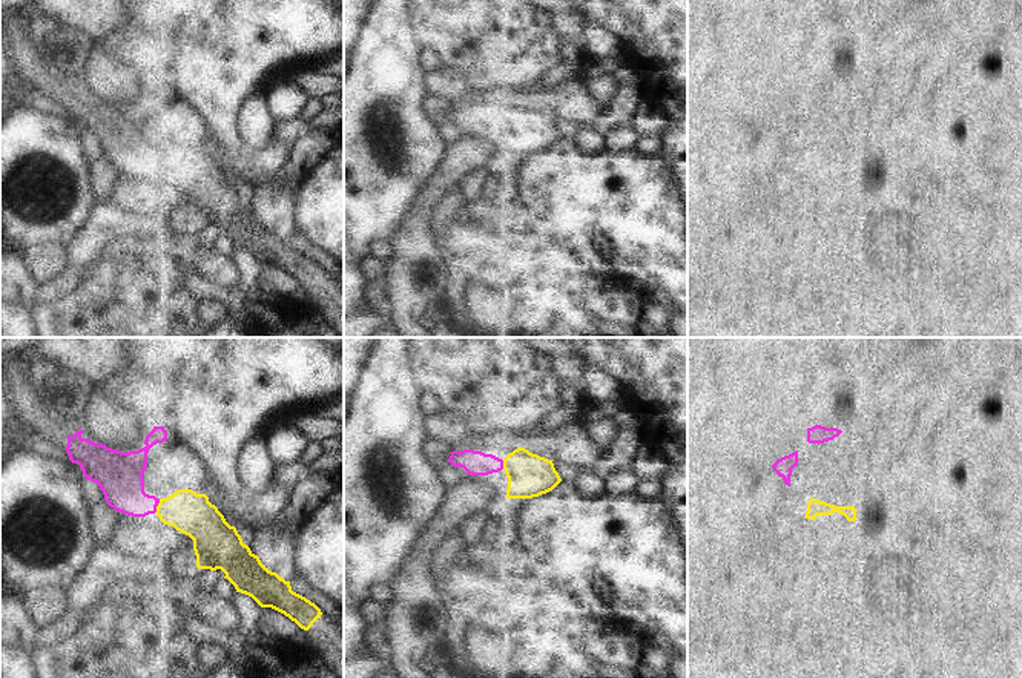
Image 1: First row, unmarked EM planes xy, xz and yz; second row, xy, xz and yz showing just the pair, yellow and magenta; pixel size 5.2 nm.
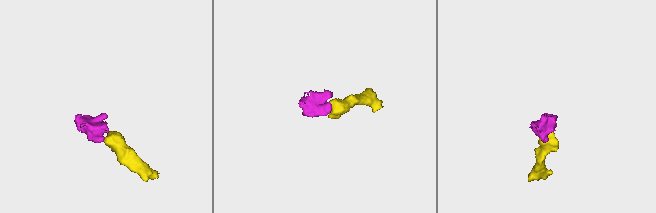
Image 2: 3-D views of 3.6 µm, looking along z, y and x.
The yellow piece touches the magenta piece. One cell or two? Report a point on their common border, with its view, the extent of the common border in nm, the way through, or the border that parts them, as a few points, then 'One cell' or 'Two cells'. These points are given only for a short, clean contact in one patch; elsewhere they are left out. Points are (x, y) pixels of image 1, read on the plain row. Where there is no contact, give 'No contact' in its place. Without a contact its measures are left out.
Touches yellow at xy (158, 161). Shared border 80 nm. Path across: xy (189, 169), (158, 161), (148, 161), (120, 134). One cell

